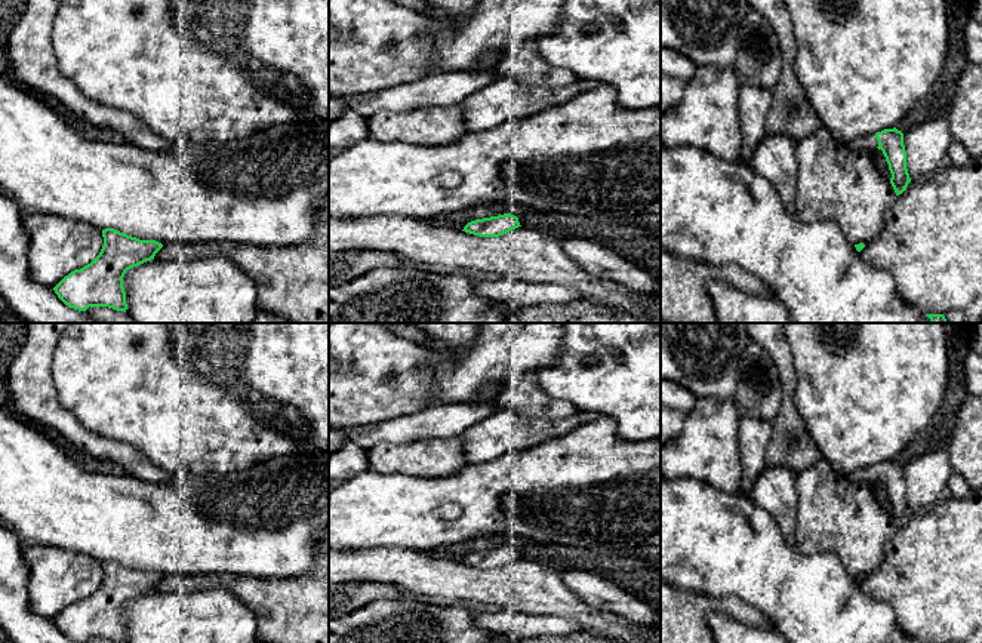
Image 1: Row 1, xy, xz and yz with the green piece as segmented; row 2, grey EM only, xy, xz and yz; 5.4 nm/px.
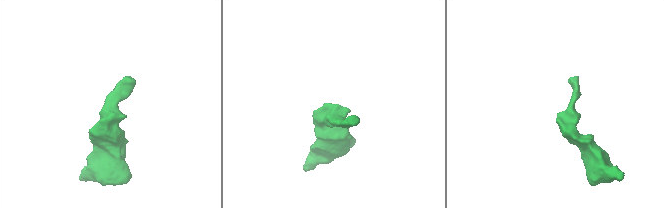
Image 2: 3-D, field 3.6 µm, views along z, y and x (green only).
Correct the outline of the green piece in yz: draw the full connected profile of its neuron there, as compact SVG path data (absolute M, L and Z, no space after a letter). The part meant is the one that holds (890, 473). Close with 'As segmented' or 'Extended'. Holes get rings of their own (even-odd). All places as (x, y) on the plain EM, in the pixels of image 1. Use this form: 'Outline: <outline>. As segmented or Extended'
Outline: M896 459L884 461L875 467L847 473L846 477L853 483L868 486L875 480L881 482L892 505L890 516L896 527L905 523L911 510L906 501L906 483L903 477L903 465L901 462Z. Extended

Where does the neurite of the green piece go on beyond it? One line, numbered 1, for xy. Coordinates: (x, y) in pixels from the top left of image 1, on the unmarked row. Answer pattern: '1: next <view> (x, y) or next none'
1: next none

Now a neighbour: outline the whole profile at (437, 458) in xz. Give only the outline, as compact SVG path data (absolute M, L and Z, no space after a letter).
M431 439L404 444L376 444L367 450L369 471L444 479L468 465L462 440Z

